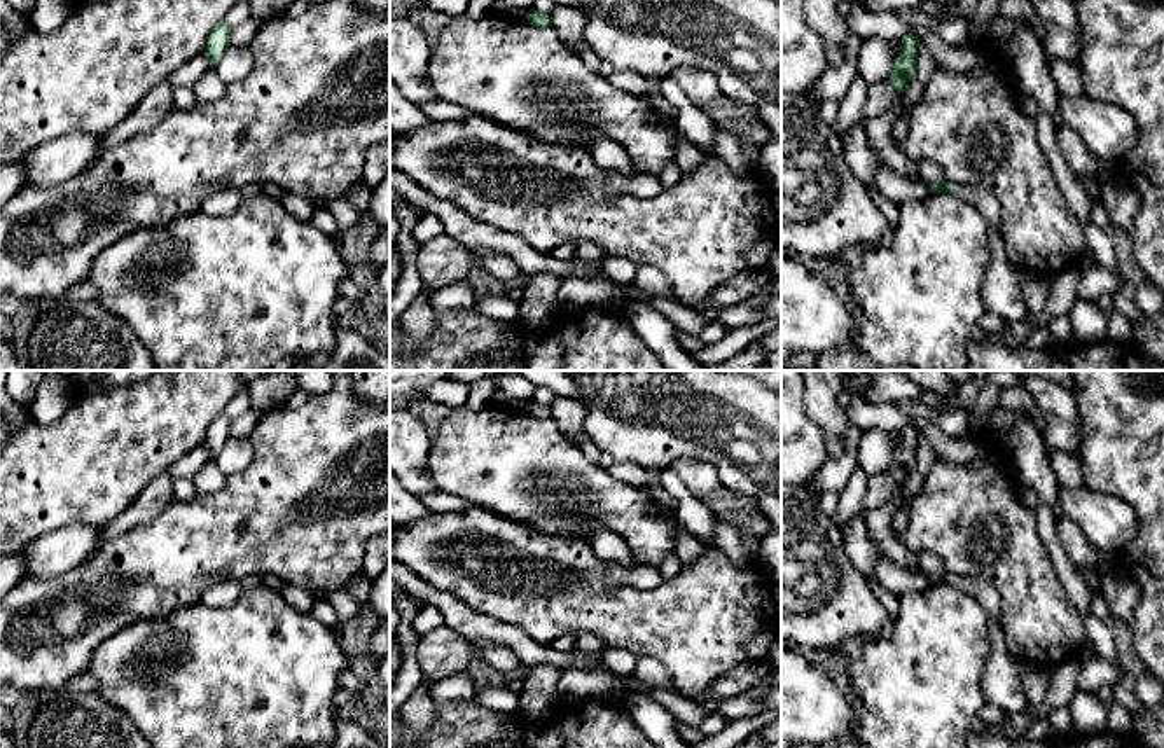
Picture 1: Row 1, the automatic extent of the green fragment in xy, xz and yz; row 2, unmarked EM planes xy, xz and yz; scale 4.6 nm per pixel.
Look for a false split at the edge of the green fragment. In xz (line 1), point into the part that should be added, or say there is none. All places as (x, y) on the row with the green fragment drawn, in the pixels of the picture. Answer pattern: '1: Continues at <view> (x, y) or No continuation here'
1: No continuation here

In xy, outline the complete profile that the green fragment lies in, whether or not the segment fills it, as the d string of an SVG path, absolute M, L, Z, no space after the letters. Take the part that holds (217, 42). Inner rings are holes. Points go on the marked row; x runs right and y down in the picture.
M220 21L210 33L204 45L204 54L210 59L210 68L213 68L222 59L224 52L231 45L229 35L231 28L224 21Z

